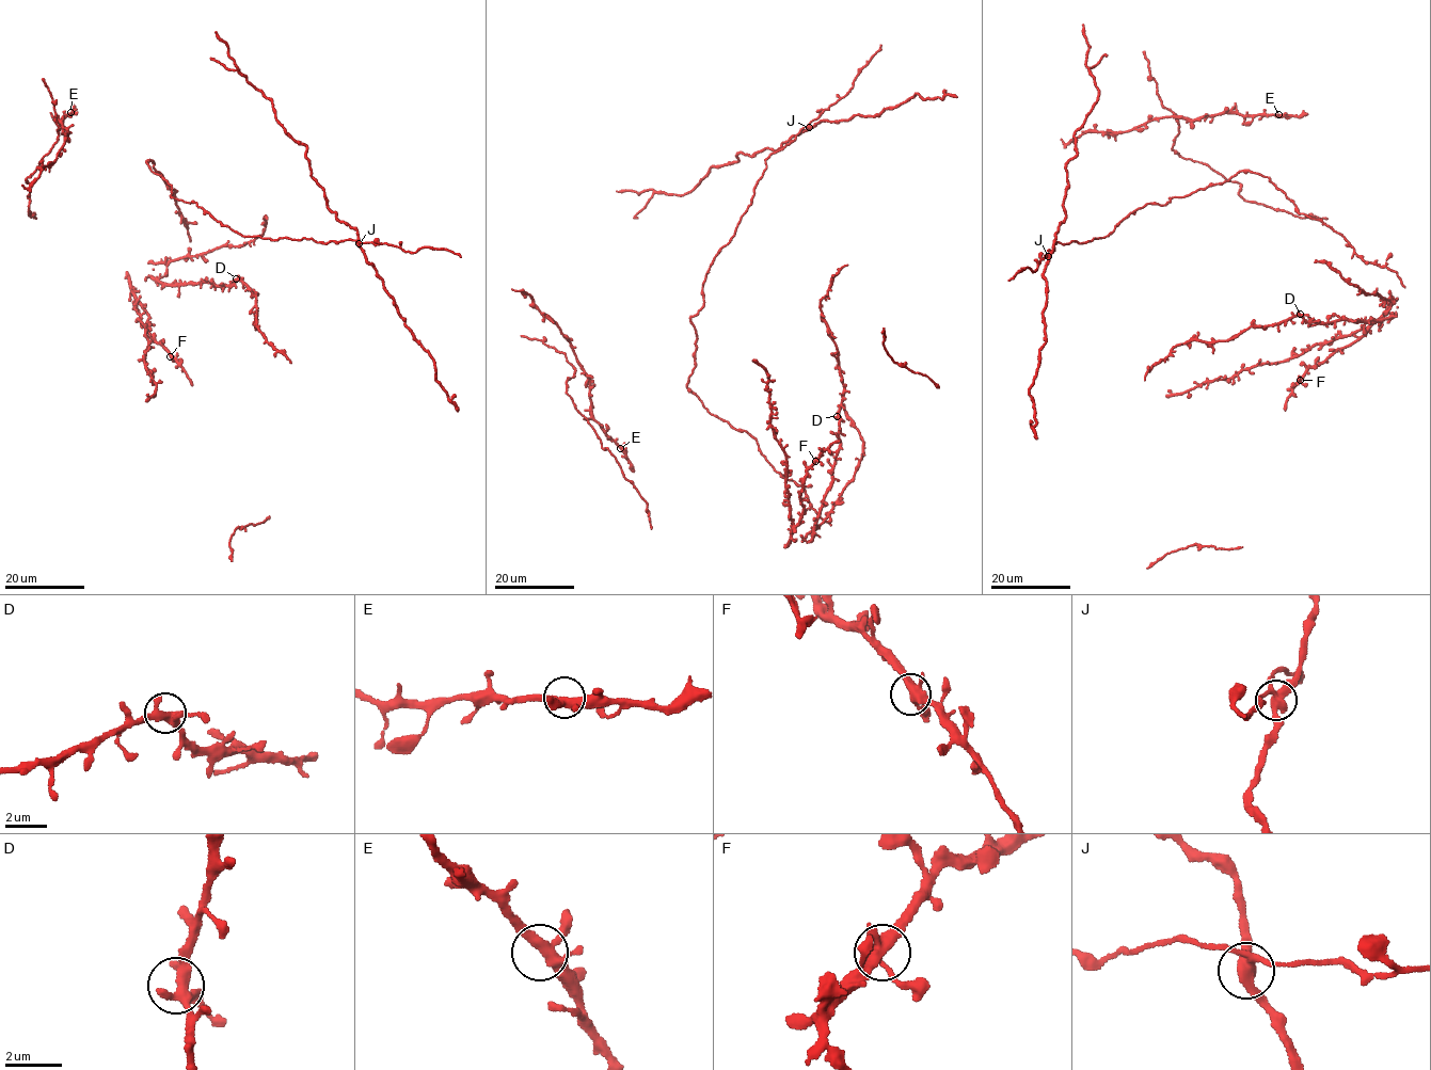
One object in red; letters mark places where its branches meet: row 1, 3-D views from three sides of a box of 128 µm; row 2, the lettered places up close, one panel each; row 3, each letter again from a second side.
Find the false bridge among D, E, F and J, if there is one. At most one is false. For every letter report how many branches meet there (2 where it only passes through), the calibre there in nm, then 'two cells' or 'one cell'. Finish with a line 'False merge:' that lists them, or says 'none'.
D: 4 branches meet; 360 nm thick; one cell
E: 4 branches meet; 360 nm thick; one cell
F: 4 branches meet; 360 nm thick; one cell
J: 4 branches meet; 360 nm thick; two cells
False merge: J

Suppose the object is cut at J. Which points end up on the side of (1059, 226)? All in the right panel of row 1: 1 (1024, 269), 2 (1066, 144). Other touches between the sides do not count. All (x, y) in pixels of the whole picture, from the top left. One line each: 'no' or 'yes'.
1: no
2: no

